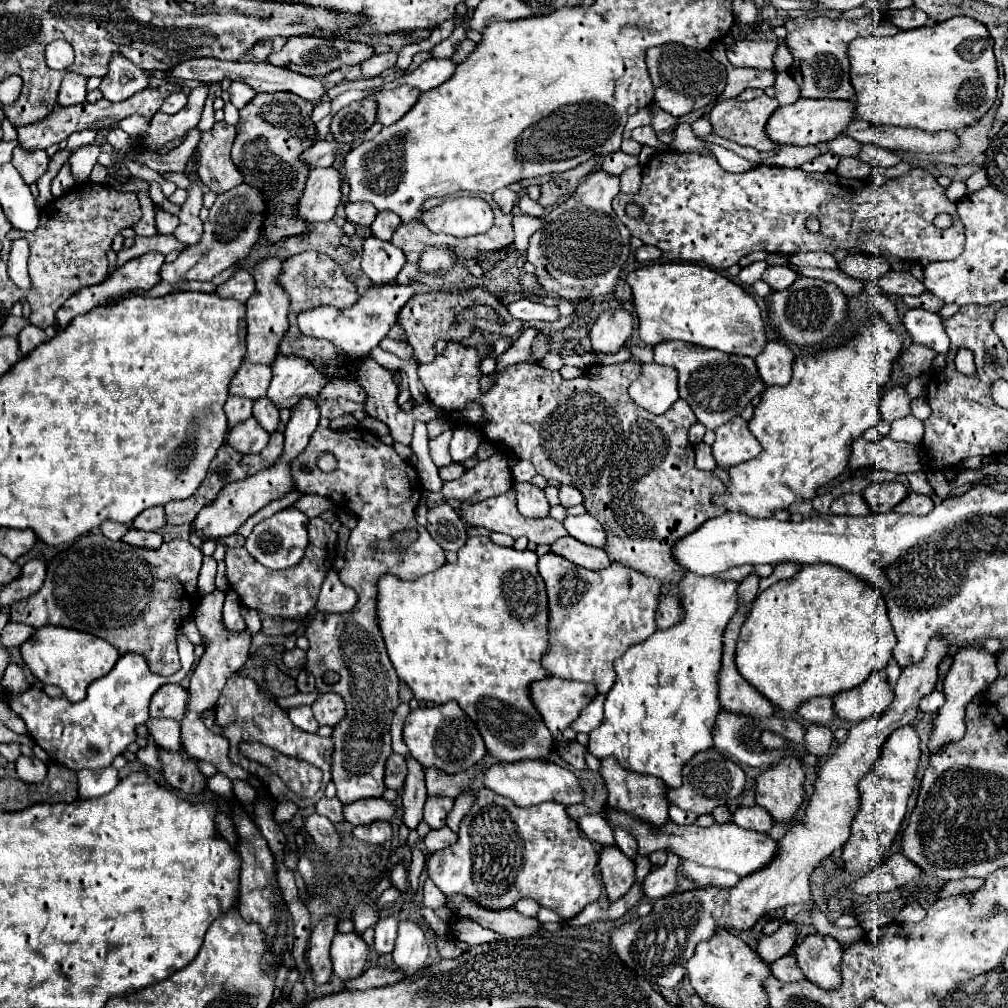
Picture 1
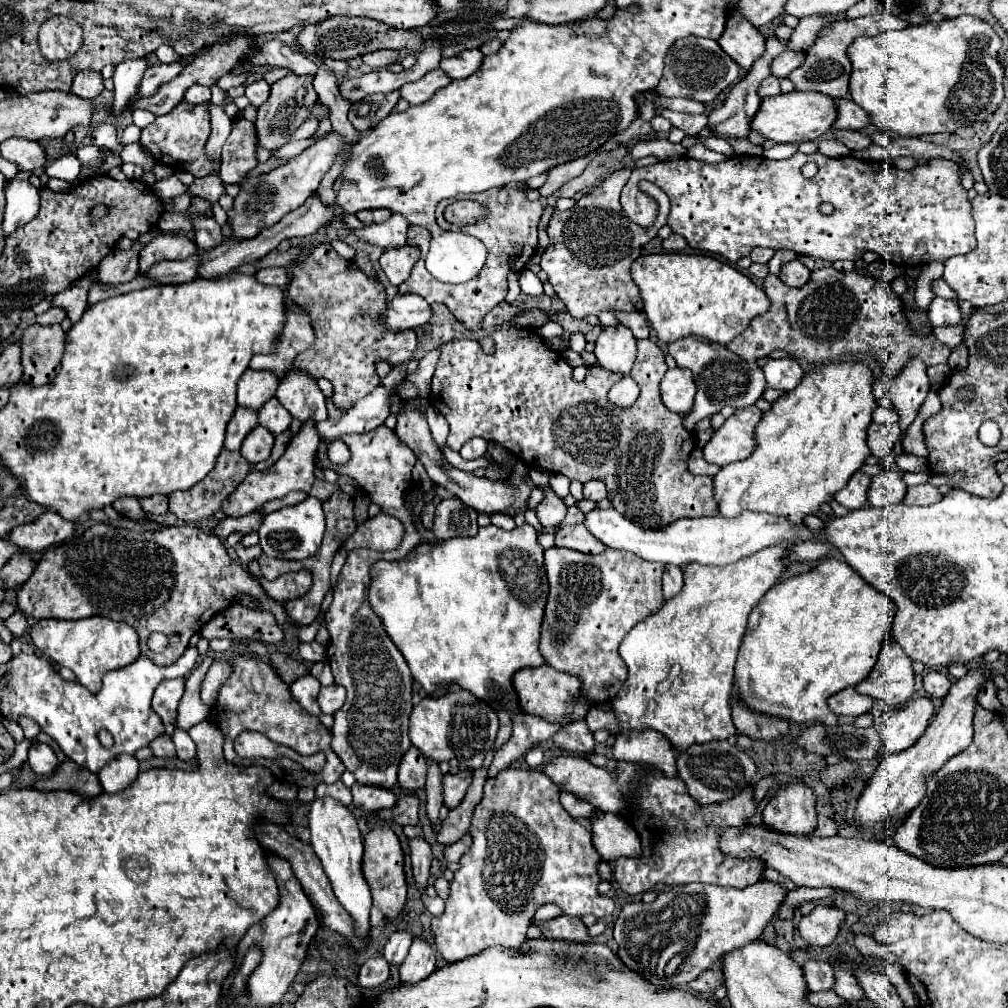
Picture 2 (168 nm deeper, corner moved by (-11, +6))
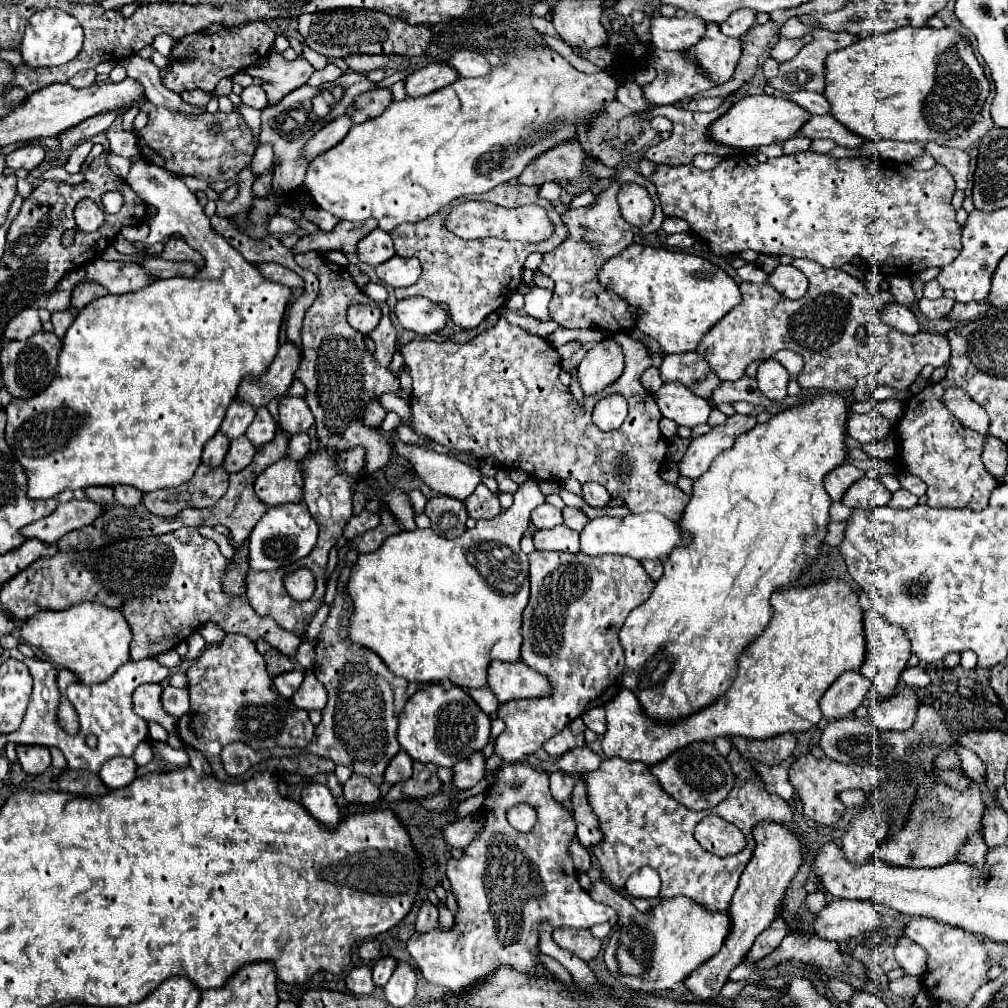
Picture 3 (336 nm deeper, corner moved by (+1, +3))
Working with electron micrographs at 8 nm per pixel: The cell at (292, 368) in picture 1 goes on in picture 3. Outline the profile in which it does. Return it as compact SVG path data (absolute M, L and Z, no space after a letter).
M282 395L280 405L278 405L278 419L284 431L288 433L300 433L308 431L310 425L314 423L314 415L306 401L302 397L292 397L292 395Z

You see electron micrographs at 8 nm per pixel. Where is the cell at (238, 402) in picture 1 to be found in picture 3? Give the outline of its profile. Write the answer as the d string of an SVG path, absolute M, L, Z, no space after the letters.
M216 433L204 447L204 453L202 453L202 463L210 465L210 467L218 467L222 465L226 453L228 453L228 447L230 447L230 437L226 437L224 433Z

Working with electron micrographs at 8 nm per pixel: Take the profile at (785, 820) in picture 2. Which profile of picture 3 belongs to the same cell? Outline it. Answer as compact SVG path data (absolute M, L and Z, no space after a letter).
M760 821L752 833L754 833L756 849L754 849L754 855L740 877L738 889L736 889L736 893L732 897L732 905L728 909L730 919L732 919L732 933L728 935L726 943L722 945L720 953L714 955L712 959L708 959L706 963L702 963L684 981L686 987L702 999L716 999L718 997L722 985L728 981L728 973L736 965L742 963L742 959L750 951L754 939L778 917L782 899L786 897L786 891L802 865L804 843L790 829L786 829L786 825L780 825L774 821Z

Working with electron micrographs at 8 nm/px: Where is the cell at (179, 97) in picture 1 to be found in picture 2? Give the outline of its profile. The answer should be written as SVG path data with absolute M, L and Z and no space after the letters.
M192 86L190 90L186 90L186 96L184 100L188 104L204 104L204 102L210 102L210 88L206 86Z

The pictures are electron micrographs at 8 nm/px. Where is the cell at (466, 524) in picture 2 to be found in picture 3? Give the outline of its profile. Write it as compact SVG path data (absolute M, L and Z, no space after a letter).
M432 497L426 503L426 515L430 517L432 531L446 539L460 537L466 529L468 513L464 513L464 503L452 497Z

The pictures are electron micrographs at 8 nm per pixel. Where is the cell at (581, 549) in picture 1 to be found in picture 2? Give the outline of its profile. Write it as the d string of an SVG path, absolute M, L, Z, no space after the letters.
M582 524L562 526L554 532L554 536L556 536L556 546L578 550L584 554L600 554L602 550L606 550L606 546L602 546L602 542L598 542Z

